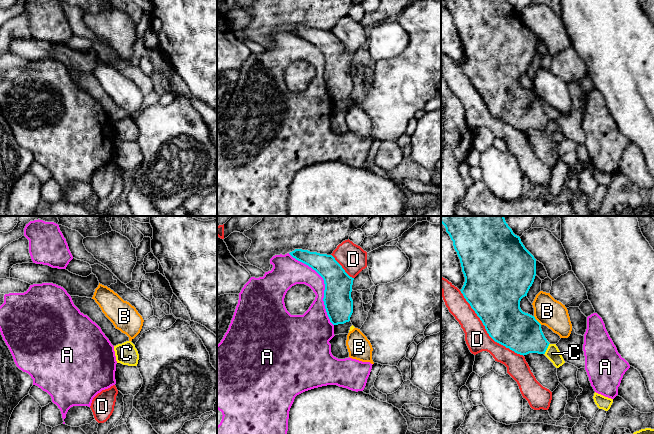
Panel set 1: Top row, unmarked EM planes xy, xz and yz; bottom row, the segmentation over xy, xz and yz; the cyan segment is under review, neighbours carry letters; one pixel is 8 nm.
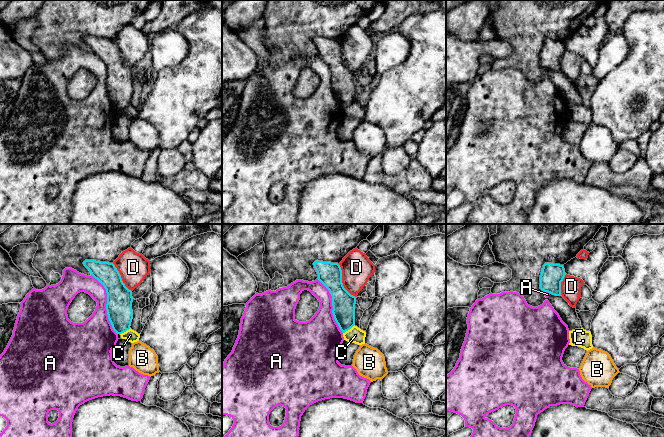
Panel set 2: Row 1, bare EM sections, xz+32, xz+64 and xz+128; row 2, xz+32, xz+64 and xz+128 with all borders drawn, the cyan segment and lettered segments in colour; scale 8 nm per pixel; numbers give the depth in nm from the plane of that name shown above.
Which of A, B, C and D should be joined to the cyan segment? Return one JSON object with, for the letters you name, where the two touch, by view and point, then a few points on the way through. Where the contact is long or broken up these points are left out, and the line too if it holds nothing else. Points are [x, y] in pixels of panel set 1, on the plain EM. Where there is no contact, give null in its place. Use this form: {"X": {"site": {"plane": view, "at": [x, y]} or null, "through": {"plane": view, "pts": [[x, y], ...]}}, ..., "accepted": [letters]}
{"accepted": []}

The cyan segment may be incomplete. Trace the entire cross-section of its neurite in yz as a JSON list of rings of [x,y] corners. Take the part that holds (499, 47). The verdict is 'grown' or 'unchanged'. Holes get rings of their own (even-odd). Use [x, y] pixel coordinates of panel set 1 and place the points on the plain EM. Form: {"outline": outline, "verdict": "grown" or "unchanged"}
{"outline": [[[443,0],[446,4],[446,8],[449,10],[451,16],[453,17],[453,22],[457,31],[460,35],[462,48],[465,53],[465,58],[460,66],[466,77],[470,80],[471,84],[475,87],[477,92],[482,97],[483,101],[489,112],[497,119],[509,124],[520,131],[527,131],[529,129],[545,130],[549,118],[545,114],[541,100],[535,95],[534,92],[525,89],[520,84],[520,77],[523,73],[527,72],[527,69],[532,62],[535,52],[536,52],[536,35],[534,32],[525,24],[519,12],[515,11],[508,0]]], "verdict": "unchanged"}

